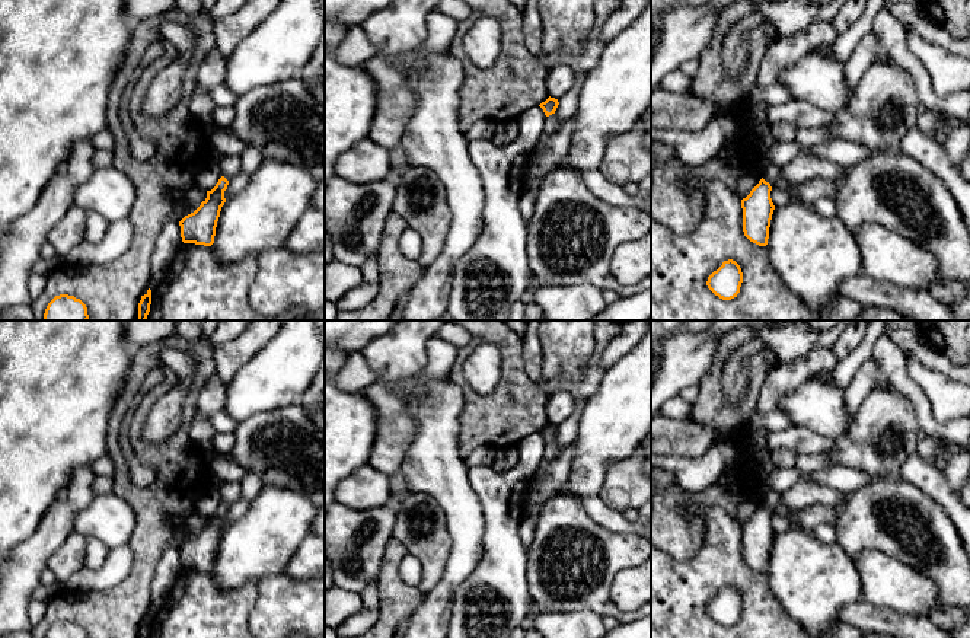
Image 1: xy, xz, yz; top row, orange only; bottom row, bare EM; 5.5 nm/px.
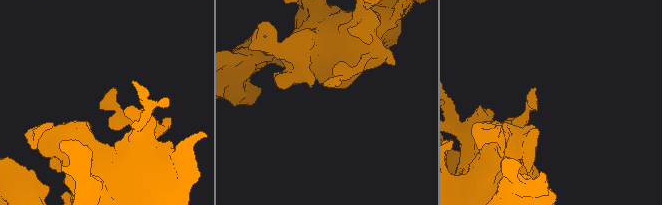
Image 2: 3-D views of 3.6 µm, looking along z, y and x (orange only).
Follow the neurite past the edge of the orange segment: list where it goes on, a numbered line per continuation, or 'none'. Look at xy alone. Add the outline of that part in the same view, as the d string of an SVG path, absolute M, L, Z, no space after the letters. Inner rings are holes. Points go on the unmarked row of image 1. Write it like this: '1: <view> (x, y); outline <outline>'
none

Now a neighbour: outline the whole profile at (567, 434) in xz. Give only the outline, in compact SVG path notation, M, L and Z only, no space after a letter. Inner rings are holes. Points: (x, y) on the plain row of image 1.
M574 399L574 412L559 425L555 441L559 450L574 444L585 399Z

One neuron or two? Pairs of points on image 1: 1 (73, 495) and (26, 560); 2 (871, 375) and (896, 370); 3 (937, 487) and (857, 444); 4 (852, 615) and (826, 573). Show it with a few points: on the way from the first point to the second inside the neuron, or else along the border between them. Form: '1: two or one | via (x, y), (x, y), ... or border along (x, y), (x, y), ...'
1: one | via (63, 512), (53, 532), (42, 544)
2: two | border along (873, 357), (881, 377)
3: two | border along (913, 450), (900, 468), (899, 475), (924, 493)
4: two | border along (861, 597), (848, 603), (841, 611), (839, 621)

